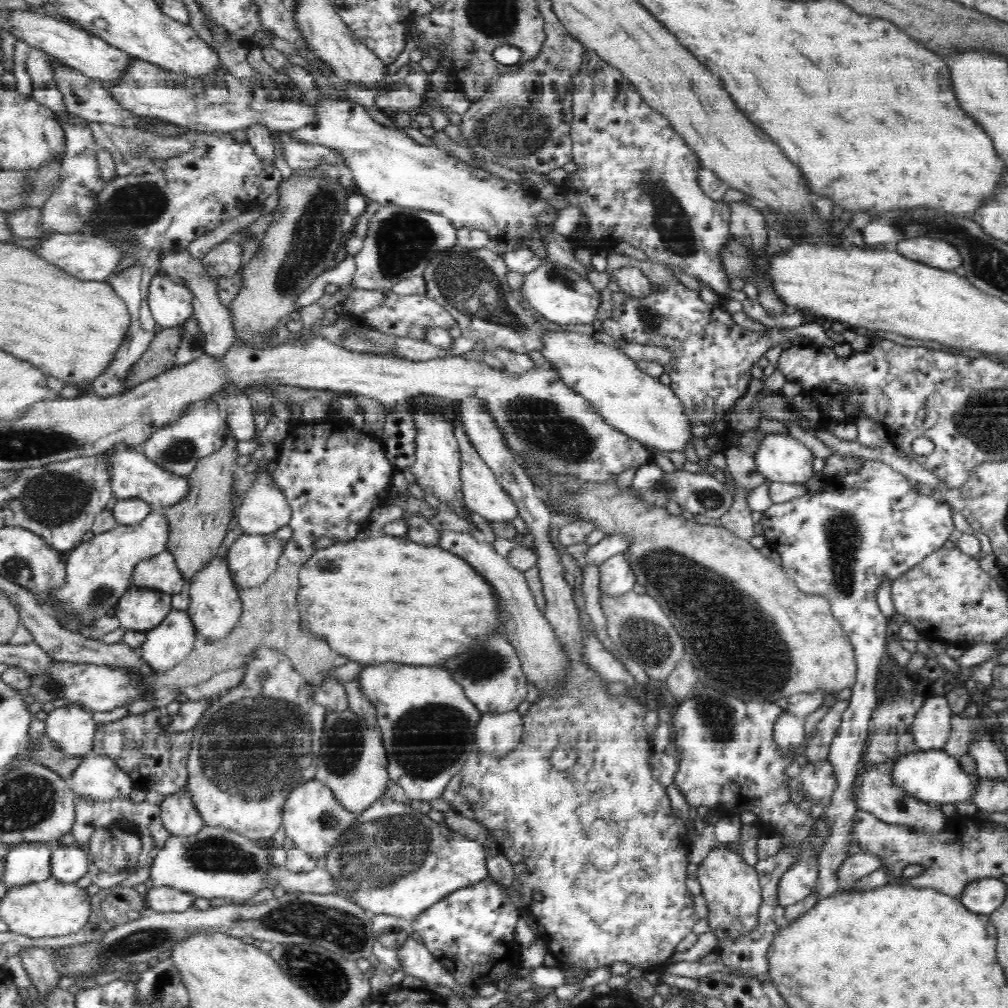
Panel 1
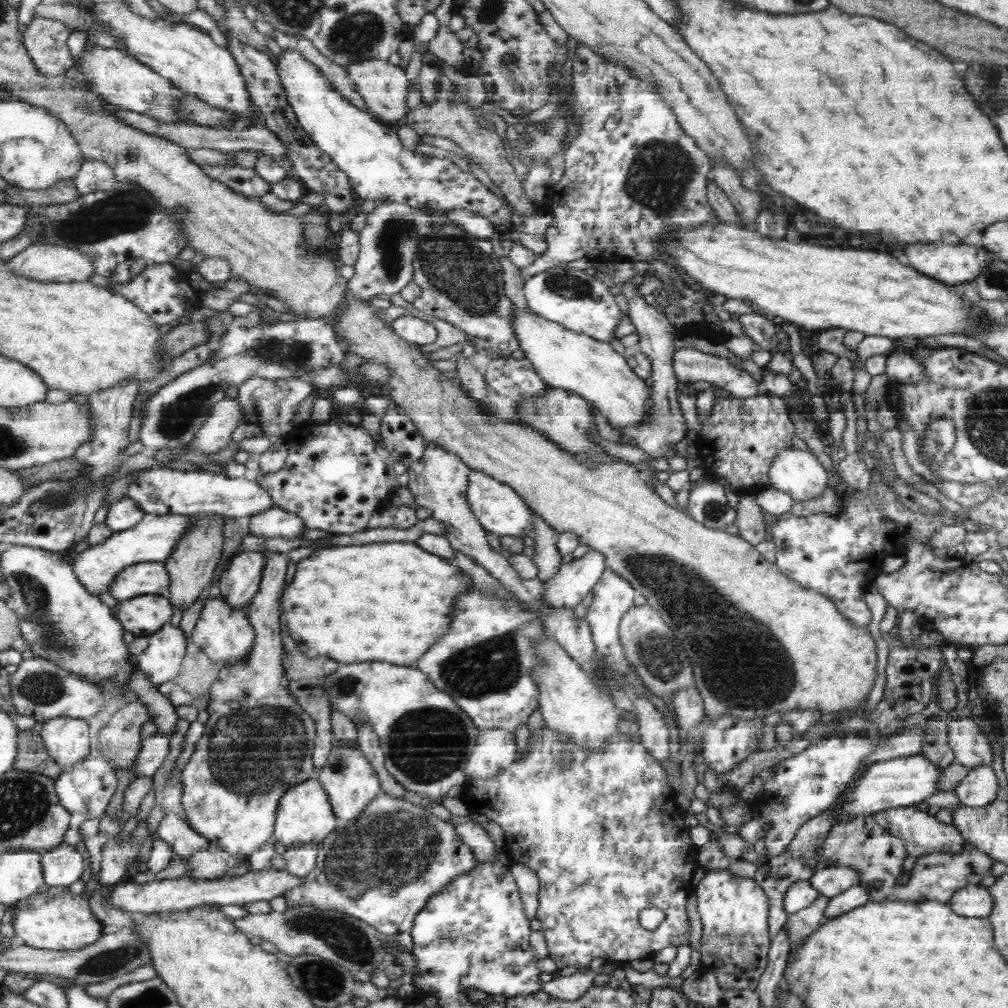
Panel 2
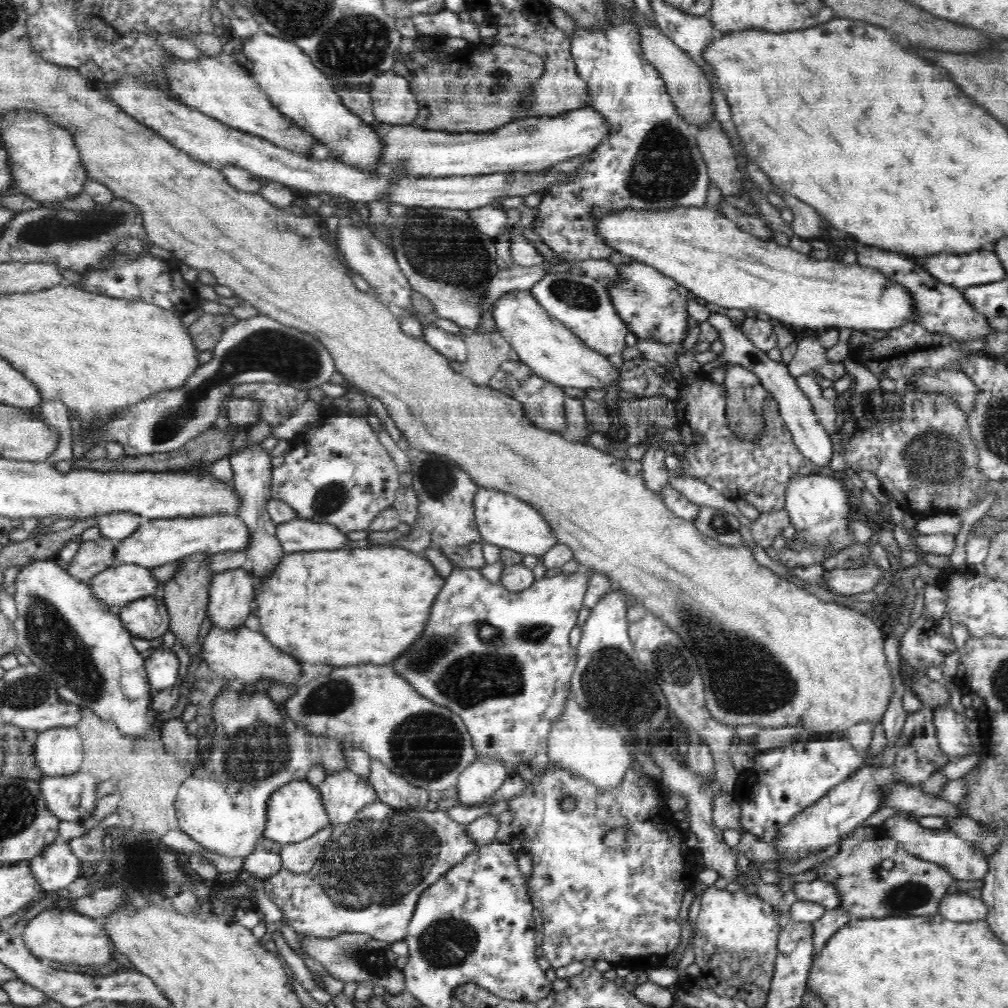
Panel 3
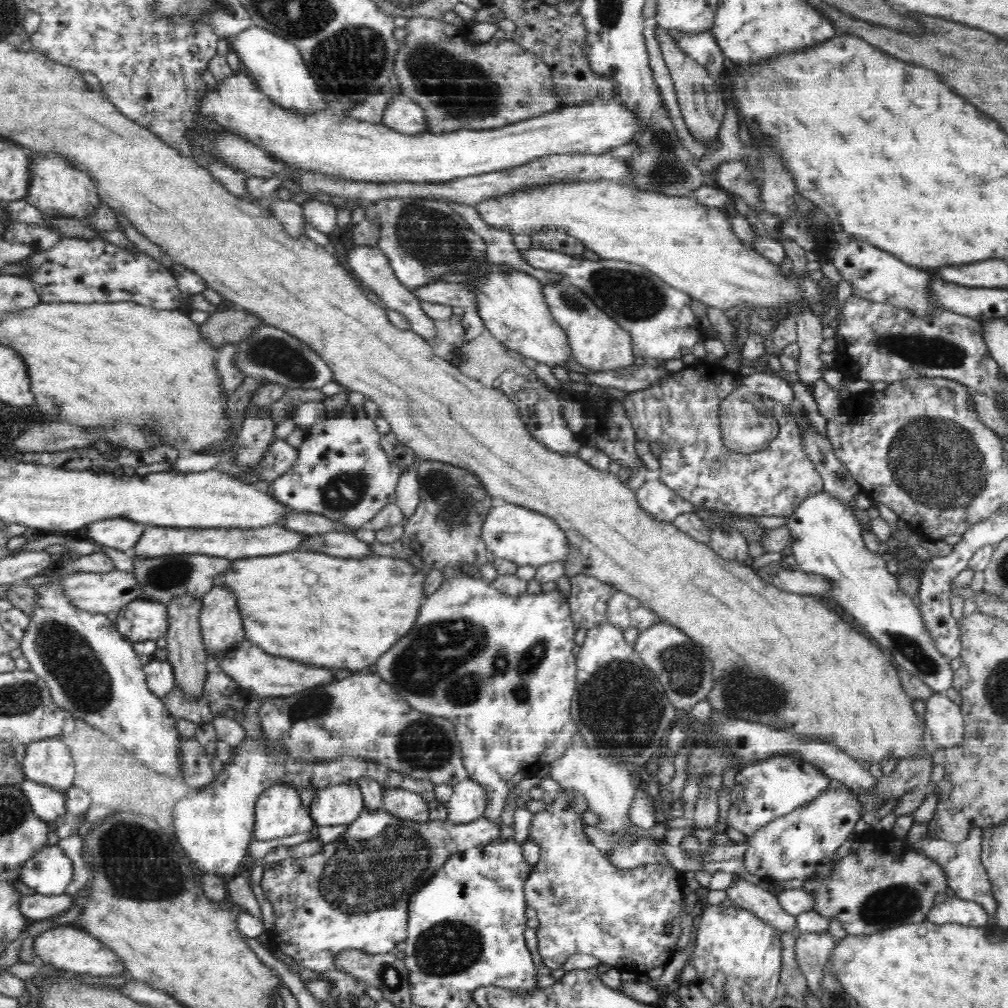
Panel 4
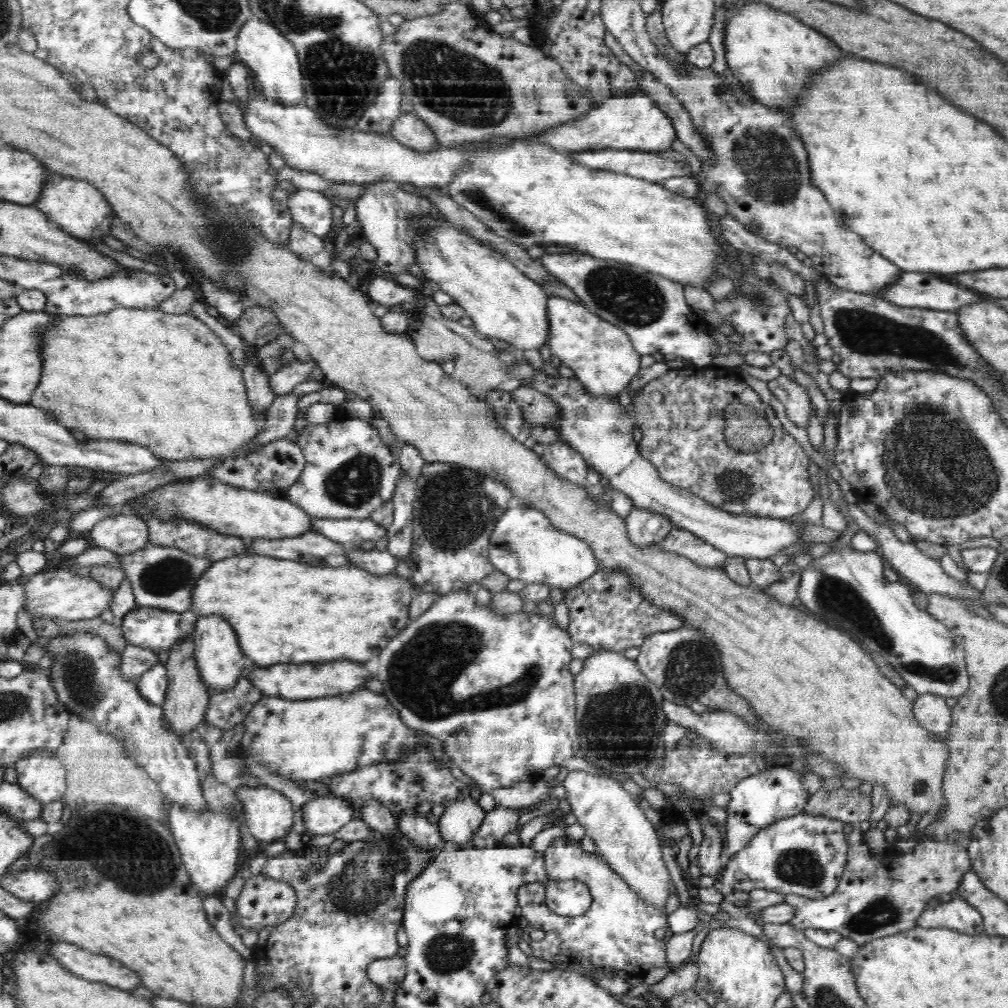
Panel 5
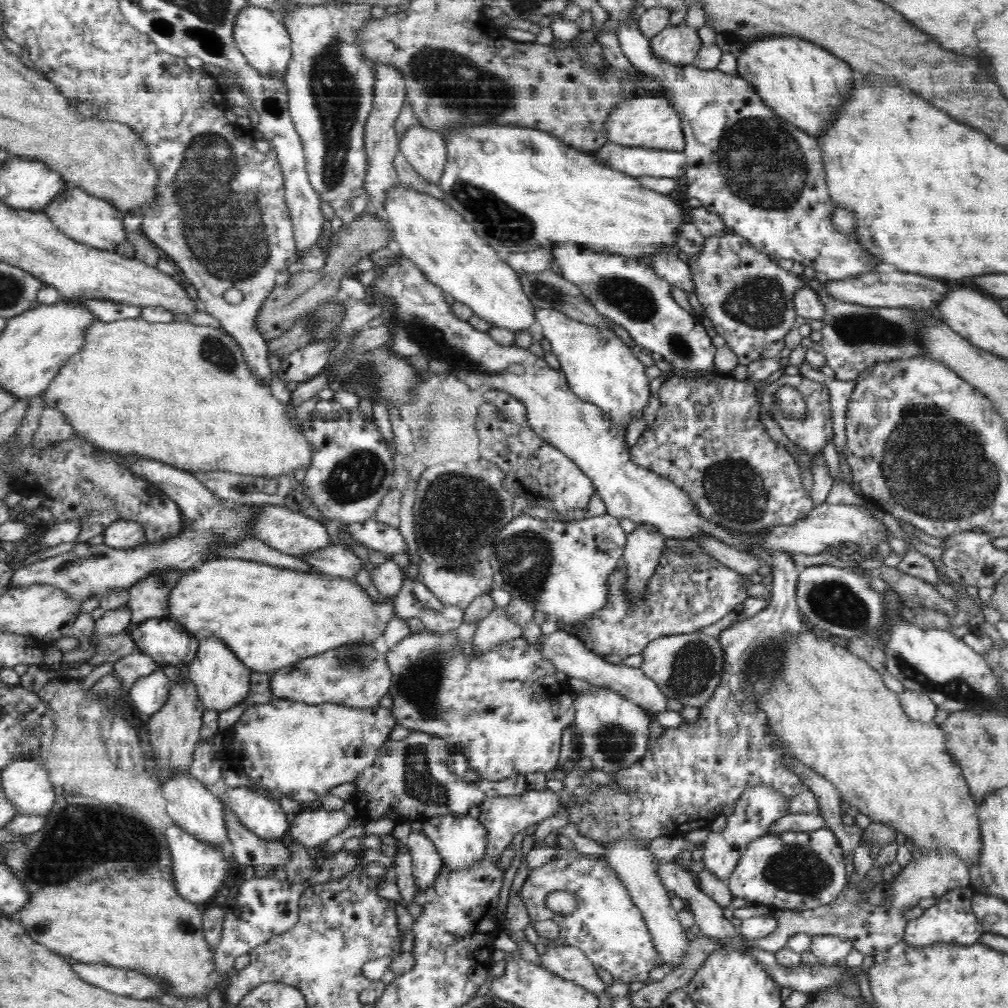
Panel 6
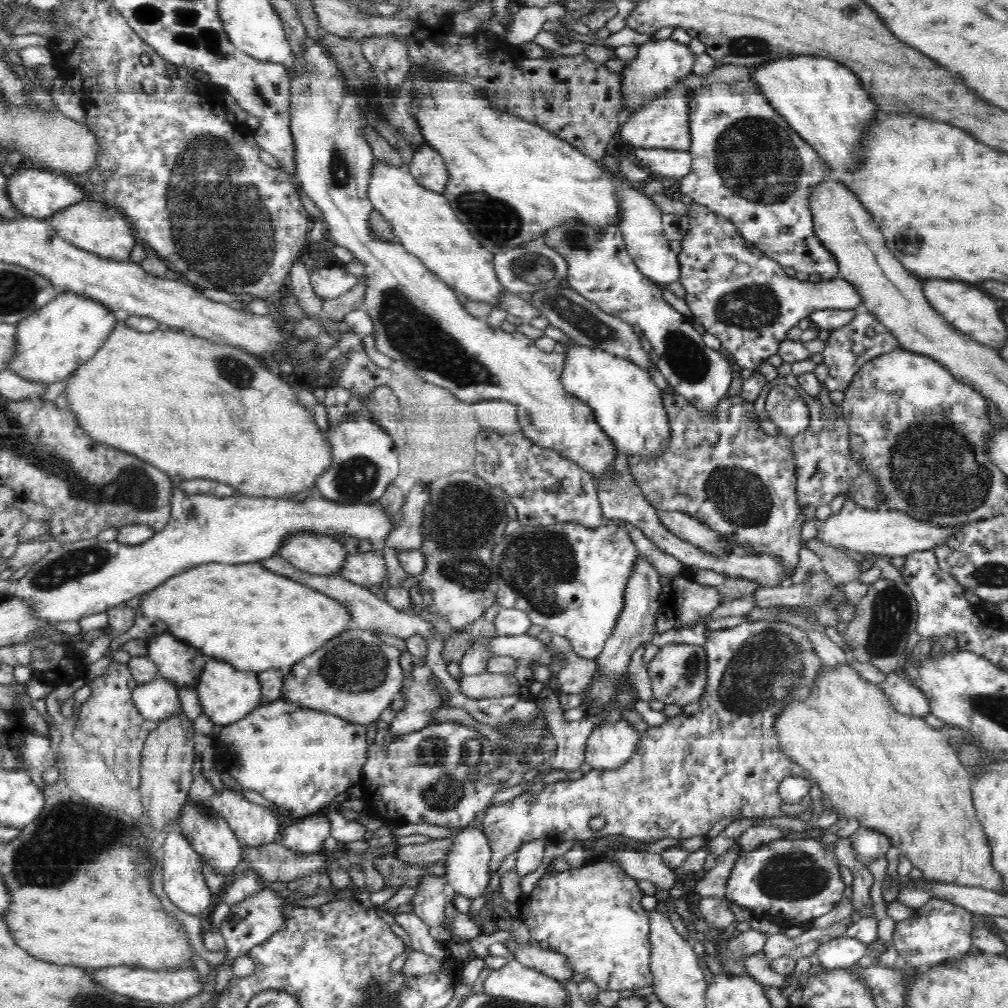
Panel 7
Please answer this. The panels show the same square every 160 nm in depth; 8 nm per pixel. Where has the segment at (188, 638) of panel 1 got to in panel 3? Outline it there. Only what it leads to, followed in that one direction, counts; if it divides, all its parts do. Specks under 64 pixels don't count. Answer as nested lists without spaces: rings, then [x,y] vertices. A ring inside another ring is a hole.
[[[163,645],[145,654],[144,666],[152,692],[174,687],[178,678],[178,657]]]

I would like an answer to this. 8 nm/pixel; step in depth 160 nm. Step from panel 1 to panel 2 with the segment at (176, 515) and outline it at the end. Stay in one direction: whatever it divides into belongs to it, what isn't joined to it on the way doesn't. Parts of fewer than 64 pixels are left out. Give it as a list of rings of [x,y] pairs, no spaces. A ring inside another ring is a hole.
[[[197,513],[186,515],[185,518],[188,519],[188,528],[184,530],[184,536],[180,536],[181,540],[177,542],[172,555],[165,561],[166,570],[171,578],[168,597],[174,609],[184,611],[193,606],[200,593],[212,583],[224,544],[224,516]]]

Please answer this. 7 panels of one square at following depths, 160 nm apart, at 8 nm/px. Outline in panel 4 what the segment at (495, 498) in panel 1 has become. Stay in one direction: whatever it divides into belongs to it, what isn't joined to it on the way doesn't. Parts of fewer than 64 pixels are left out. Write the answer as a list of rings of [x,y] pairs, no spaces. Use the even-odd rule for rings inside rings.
[[[501,500],[495,501],[488,510],[481,538],[490,557],[512,561],[518,567],[528,564],[538,569],[551,563],[560,563],[567,561],[571,552],[565,532],[549,516]]]

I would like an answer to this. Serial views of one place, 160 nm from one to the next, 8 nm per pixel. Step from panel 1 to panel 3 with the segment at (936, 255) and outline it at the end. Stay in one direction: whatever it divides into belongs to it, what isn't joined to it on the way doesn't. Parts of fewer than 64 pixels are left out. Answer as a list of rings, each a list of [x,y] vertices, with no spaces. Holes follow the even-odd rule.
[[[978,250],[964,256],[938,254],[938,256],[930,256],[918,261],[928,274],[932,274],[941,283],[956,286],[956,288],[998,282],[1006,276],[998,256],[986,250]]]

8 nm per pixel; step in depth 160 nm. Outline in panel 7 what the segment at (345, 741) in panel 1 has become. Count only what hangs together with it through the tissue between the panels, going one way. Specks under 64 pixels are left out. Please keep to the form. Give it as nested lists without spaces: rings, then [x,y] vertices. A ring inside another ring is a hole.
[[[305,815],[293,826],[288,826],[280,833],[278,842],[284,848],[296,852],[313,853],[323,850],[324,840],[330,836],[332,825],[328,823],[327,816]]]

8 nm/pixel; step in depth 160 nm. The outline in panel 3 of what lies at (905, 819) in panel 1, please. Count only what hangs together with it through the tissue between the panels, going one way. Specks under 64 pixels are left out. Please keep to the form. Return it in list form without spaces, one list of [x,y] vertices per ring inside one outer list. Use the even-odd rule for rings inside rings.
[[[890,818],[886,820],[886,833],[890,838],[894,838],[900,843],[906,852],[922,860],[928,860],[942,865],[947,869],[955,880],[960,882],[968,882],[968,880],[983,880],[988,870],[987,856],[984,851],[976,849],[974,843],[960,838],[954,831],[949,830],[926,830],[920,828],[918,822],[912,820],[904,820],[904,818]]]

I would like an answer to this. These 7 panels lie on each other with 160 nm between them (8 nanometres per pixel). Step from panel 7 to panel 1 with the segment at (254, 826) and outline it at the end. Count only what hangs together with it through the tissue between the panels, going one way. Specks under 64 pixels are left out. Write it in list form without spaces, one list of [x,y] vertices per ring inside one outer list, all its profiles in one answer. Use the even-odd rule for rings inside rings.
[[[312,779],[297,786],[288,795],[281,819],[284,833],[292,840],[294,847],[312,855],[321,864],[339,836],[355,823],[357,816],[358,813],[348,812],[340,801],[336,800],[331,788],[319,780]]]

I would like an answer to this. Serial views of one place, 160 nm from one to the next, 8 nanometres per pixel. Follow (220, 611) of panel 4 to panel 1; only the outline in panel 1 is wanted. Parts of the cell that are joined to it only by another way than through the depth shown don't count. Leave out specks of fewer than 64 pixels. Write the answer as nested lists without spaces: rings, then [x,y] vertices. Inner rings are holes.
[[[242,534],[228,550],[228,569],[237,590],[263,584],[275,572],[285,544],[273,534]]]

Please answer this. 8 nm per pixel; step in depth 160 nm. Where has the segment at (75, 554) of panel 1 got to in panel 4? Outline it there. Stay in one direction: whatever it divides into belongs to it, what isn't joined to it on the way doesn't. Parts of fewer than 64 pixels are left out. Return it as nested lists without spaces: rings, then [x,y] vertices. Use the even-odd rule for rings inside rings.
[[[280,525],[264,528],[172,528],[148,526],[133,554],[136,558],[160,558],[168,554],[204,554],[218,556],[230,561],[258,556],[285,554],[293,551],[306,551],[302,533],[286,529]]]

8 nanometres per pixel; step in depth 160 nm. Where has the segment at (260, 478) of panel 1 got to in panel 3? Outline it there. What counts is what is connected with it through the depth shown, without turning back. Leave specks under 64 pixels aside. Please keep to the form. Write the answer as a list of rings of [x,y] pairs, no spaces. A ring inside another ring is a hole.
[[[298,518],[276,525],[278,541],[286,554],[349,548],[346,533],[326,523]]]

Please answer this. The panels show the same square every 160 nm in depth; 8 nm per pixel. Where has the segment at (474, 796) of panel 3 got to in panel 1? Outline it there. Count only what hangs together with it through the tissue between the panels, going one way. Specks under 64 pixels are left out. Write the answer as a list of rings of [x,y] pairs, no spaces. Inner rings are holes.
[[[517,710],[502,714],[482,714],[475,730],[477,752],[506,756],[520,744],[523,716]]]

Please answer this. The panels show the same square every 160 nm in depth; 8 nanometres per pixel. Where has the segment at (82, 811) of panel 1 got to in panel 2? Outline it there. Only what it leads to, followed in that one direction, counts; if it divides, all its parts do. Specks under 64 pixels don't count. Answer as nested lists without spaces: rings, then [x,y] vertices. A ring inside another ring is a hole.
[[[106,813],[100,818],[86,818],[87,820],[79,827],[82,841],[80,848],[85,853],[87,863],[91,868],[92,877],[97,880],[99,886],[107,885],[113,887],[124,881],[126,869],[134,862],[138,854],[138,842],[146,840],[149,836],[148,820],[140,823],[137,829],[125,841],[116,841],[114,837],[120,833],[123,827],[121,819],[117,821],[114,817],[109,817]]]

